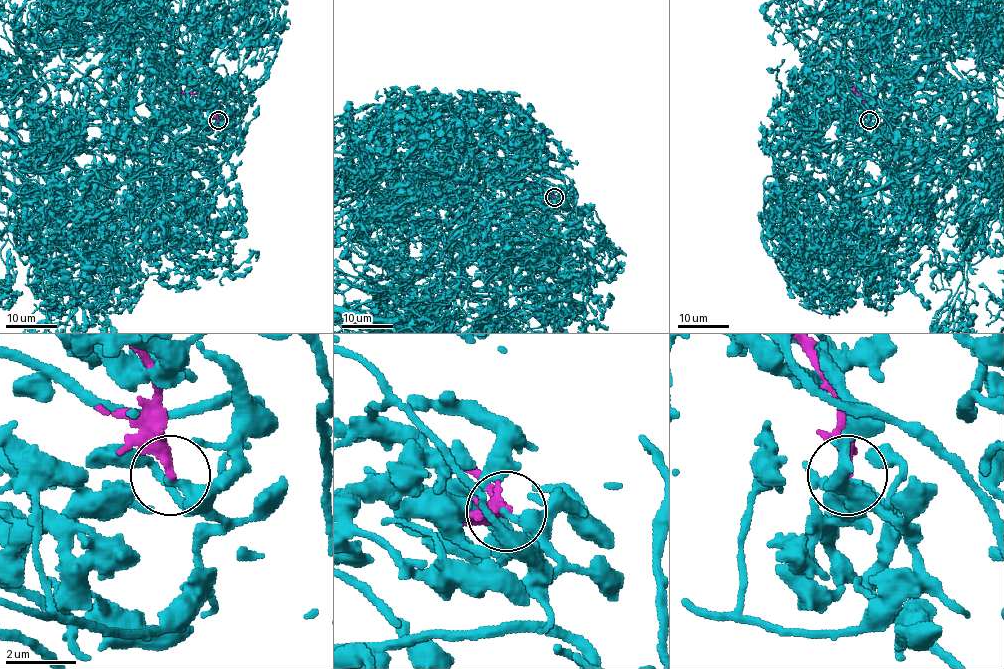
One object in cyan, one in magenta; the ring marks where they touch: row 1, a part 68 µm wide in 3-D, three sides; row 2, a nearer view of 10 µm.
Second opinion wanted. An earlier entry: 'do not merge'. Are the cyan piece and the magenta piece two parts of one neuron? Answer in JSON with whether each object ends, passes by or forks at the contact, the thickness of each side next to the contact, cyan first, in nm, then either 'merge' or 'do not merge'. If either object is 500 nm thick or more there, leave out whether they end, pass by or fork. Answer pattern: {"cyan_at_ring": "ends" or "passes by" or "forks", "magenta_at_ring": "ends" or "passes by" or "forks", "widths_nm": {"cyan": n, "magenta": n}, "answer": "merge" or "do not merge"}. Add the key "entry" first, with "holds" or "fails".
{"entry": "holds", "cyan_at_ring": "ends", "magenta_at_ring": "ends", "widths_nm": {"cyan": 320, "magenta": 320}, "answer": "do not merge"}

